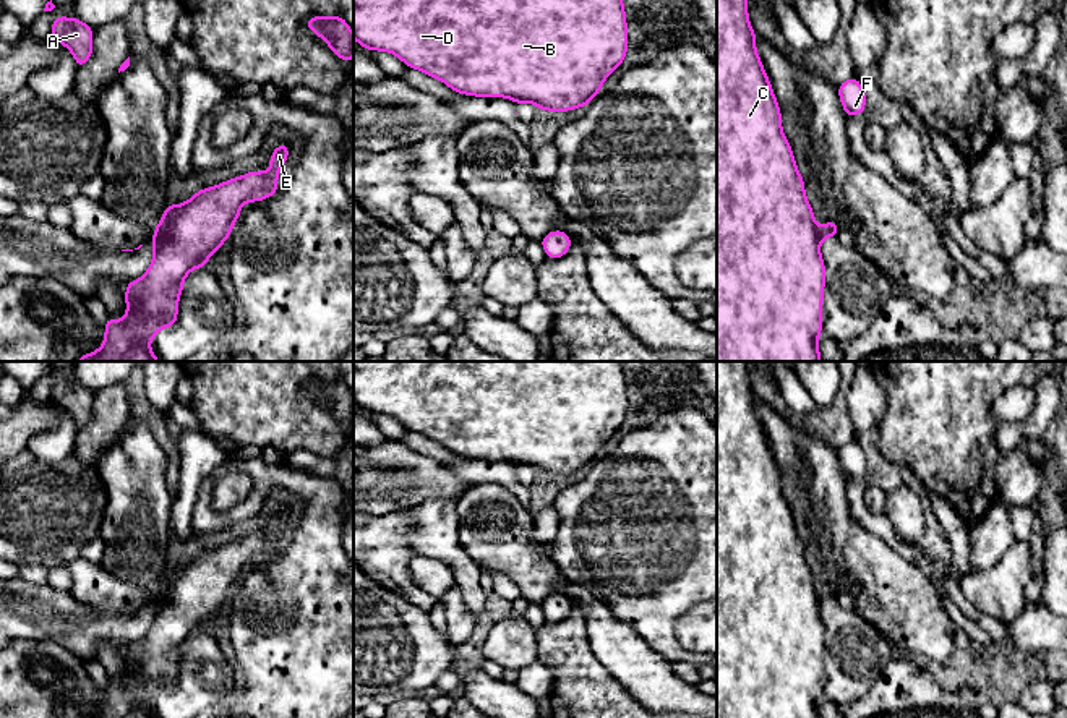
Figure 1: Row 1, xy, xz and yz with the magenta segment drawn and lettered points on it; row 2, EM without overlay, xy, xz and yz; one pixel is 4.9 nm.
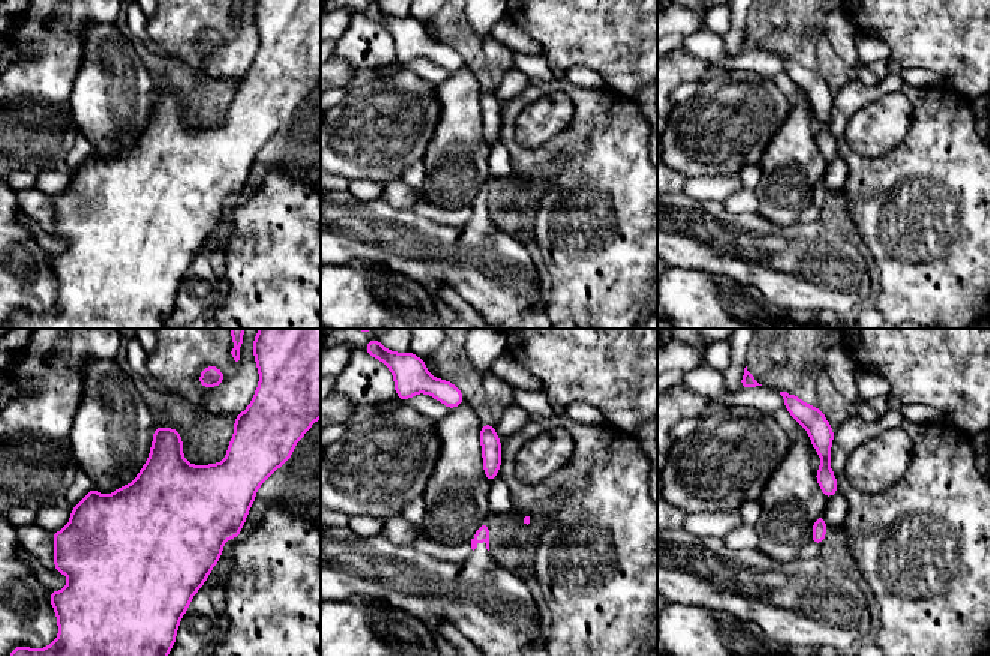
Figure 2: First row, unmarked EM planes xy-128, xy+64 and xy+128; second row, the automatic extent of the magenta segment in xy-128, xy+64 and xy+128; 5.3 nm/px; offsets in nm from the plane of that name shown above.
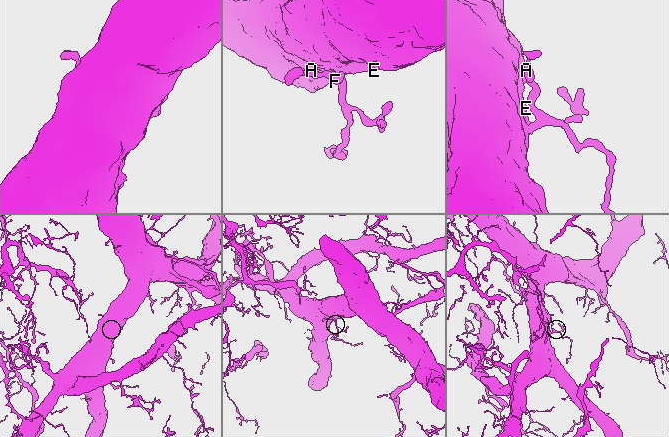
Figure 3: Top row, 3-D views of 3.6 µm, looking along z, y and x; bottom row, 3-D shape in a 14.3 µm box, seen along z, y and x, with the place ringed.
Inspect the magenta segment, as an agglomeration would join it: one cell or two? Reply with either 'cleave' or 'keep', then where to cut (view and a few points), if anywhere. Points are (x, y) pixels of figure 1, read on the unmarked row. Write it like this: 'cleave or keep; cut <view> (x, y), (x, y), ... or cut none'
cleave; cut xy (161, 581), (164, 597), (154, 605)

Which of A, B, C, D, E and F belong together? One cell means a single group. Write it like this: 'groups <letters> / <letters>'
groups A F / B C D E

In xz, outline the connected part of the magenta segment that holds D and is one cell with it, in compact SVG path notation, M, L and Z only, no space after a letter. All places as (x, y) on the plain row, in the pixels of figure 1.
M354 361L354 402L366 413L394 417L409 431L439 442L454 455L530 465L548 475L589 468L603 451L603 444L624 425L629 405L623 361Z

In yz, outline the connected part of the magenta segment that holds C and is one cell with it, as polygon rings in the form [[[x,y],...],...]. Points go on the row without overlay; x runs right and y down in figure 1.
[[[717,361],[717,718],[821,718],[817,702],[822,697],[825,643],[819,590],[806,561],[804,543],[796,530],[793,512],[782,493],[777,460],[756,413],[748,361]]]

